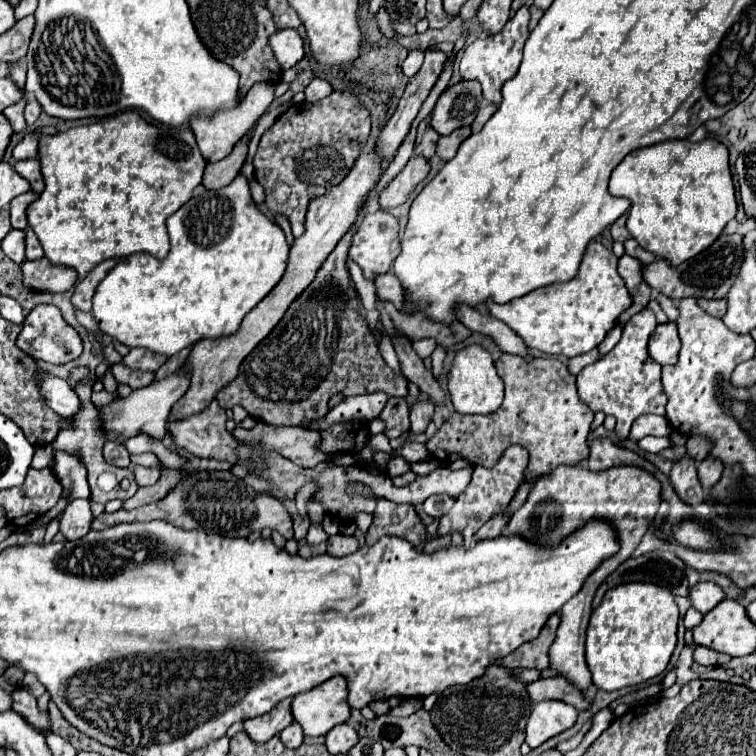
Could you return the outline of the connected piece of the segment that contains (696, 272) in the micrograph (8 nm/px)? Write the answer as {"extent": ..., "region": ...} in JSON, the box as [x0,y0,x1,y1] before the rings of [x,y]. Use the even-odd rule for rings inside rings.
{"extent":[643,235,743,301],"region":[[[721,235],[709,249],[705,249],[703,253],[685,261],[679,267],[671,267],[663,259],[655,259],[651,265],[643,267],[643,277],[651,289],[657,289],[659,293],[667,295],[673,301],[679,301],[683,297],[723,299],[727,291],[731,289],[733,281],[737,279],[741,263],[743,263],[743,237],[741,235]],[[693,289],[699,289],[699,293],[695,293]]]}

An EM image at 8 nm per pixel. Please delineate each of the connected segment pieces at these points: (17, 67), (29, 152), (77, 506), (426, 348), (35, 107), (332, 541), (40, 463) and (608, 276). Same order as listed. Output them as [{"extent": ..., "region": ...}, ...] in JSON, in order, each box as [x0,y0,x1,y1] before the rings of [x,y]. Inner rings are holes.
[{"extent":[11,61,25,89],"region":[[[19,61],[19,63],[13,63],[11,67],[11,79],[15,81],[15,85],[19,85],[19,89],[25,89],[25,65]]]},{"extent":[13,133,39,161],"region":[[[27,133],[13,149],[13,159],[21,161],[21,159],[35,159],[37,157],[37,141],[39,141],[39,133]]]},{"extent":[57,499,93,541],"region":[[[75,499],[75,501],[67,503],[67,507],[57,515],[57,519],[59,519],[59,533],[63,533],[63,537],[67,541],[85,537],[85,533],[91,529],[91,521],[93,521],[89,501]]]},{"extent":[413,339,437,359],"region":[[[419,339],[419,341],[413,341],[415,353],[417,353],[419,357],[423,357],[423,359],[425,359],[425,357],[431,357],[435,345],[437,345],[435,339]]]},{"extent":[25,97,41,125],"region":[[[29,97],[29,103],[27,103],[27,107],[25,107],[25,123],[27,123],[27,125],[33,125],[33,123],[39,119],[39,115],[41,115],[39,103],[37,103],[33,97]]]},{"extent":[327,535,359,557],"region":[[[333,535],[327,539],[327,553],[333,557],[343,557],[343,555],[351,555],[359,549],[357,539],[355,537],[347,537],[347,535]]]},{"extent":[31,445,53,469],"region":[[[51,445],[37,447],[37,451],[35,451],[35,457],[33,457],[33,463],[31,463],[31,467],[33,467],[33,469],[43,469],[43,467],[49,467],[51,455],[53,455],[53,447],[51,447]]]},{"extent":[487,241,631,357],"region":[[[599,241],[587,245],[577,277],[571,281],[539,287],[505,305],[497,305],[491,299],[487,301],[489,313],[507,324],[528,347],[565,357],[575,357],[597,347],[627,305],[631,305],[631,297],[617,273],[617,257]]]}]

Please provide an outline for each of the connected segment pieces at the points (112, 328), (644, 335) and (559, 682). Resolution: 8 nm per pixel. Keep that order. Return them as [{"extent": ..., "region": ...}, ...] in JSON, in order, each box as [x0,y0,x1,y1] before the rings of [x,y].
[{"extent":[93,175,289,355],"region":[[[237,175],[227,187],[223,189],[203,189],[203,191],[195,191],[195,195],[179,209],[175,211],[169,219],[167,219],[167,229],[169,229],[169,237],[171,237],[171,251],[169,255],[159,261],[147,253],[143,255],[131,255],[127,259],[121,259],[107,275],[105,279],[99,283],[95,295],[93,295],[93,317],[99,325],[99,329],[109,335],[111,339],[117,339],[119,343],[127,345],[127,347],[145,347],[153,353],[165,353],[165,355],[175,355],[181,349],[201,341],[201,339],[215,339],[215,337],[223,337],[223,335],[233,335],[239,329],[239,323],[243,321],[243,317],[281,281],[285,267],[287,267],[287,257],[289,257],[289,245],[285,241],[285,235],[281,231],[281,227],[273,221],[269,221],[259,207],[255,205],[255,201],[251,199],[251,191],[249,191],[249,183],[245,177]]]},{"extent":[577,309,667,439],"region":[[[649,309],[639,311],[623,327],[621,341],[601,361],[587,365],[577,375],[577,389],[581,401],[589,405],[591,411],[603,411],[605,415],[613,415],[617,419],[615,433],[623,439],[629,435],[631,425],[637,417],[647,413],[665,415],[667,397],[661,385],[661,367],[655,361],[651,361],[647,353],[647,341],[655,327],[655,313]]]},{"extent":[527,677,591,711],"region":[[[549,677],[549,679],[539,679],[535,683],[529,683],[527,693],[533,703],[545,699],[557,699],[573,705],[577,711],[587,711],[591,707],[591,699],[587,699],[583,691],[575,689],[571,681],[565,681],[565,677]]]}]

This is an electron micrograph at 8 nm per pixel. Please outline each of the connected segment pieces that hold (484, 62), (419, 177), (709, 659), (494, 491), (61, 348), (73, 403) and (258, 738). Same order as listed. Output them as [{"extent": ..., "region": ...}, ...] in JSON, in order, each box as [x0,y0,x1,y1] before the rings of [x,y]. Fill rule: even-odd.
[{"extent":[461,5,529,105],"region":[[[523,5],[513,19],[507,21],[507,25],[497,33],[497,35],[489,35],[487,39],[477,39],[475,43],[471,43],[461,57],[461,77],[463,79],[477,79],[483,87],[483,97],[499,105],[501,103],[501,87],[505,81],[509,81],[521,63],[521,53],[523,53],[523,45],[529,37],[529,7]]]},{"extent":[379,155,429,209],"region":[[[413,155],[405,169],[385,187],[385,191],[379,195],[381,209],[391,209],[399,207],[401,203],[407,201],[409,193],[427,177],[429,173],[429,161],[421,155]]]},{"extent":[693,647,731,665],"region":[[[695,647],[693,661],[699,663],[699,665],[723,665],[723,663],[731,661],[731,657],[723,655],[723,653],[717,653],[717,651],[711,651],[707,647]]]},{"extent":[437,445,529,547],"region":[[[511,445],[493,467],[489,467],[489,469],[483,465],[475,467],[469,487],[465,489],[463,495],[459,495],[455,499],[455,505],[449,509],[449,513],[445,513],[441,517],[437,533],[447,535],[453,531],[461,531],[463,539],[465,539],[465,547],[469,547],[473,543],[473,535],[479,531],[479,527],[485,525],[485,521],[493,513],[509,507],[515,491],[523,483],[523,471],[527,469],[527,461],[529,461],[529,453],[521,445]]]},{"extent":[17,305,83,365],"region":[[[55,305],[33,307],[33,311],[23,321],[23,329],[17,337],[17,347],[23,353],[31,355],[33,359],[41,359],[41,361],[55,363],[55,365],[75,361],[83,353],[83,343],[79,339],[79,333],[63,319],[61,311]]]},{"extent":[39,371,81,415],"region":[[[39,371],[39,381],[41,381],[41,395],[55,413],[75,415],[81,409],[79,397],[75,395],[75,391],[71,389],[71,385],[65,379]]]},{"extent":[243,699,293,743],"region":[[[285,699],[285,701],[277,703],[277,707],[271,713],[265,713],[265,715],[255,717],[255,719],[247,719],[243,725],[245,725],[245,733],[255,743],[265,743],[273,735],[281,733],[281,729],[291,725],[291,723],[293,723],[293,717],[291,717],[291,699]]]}]

